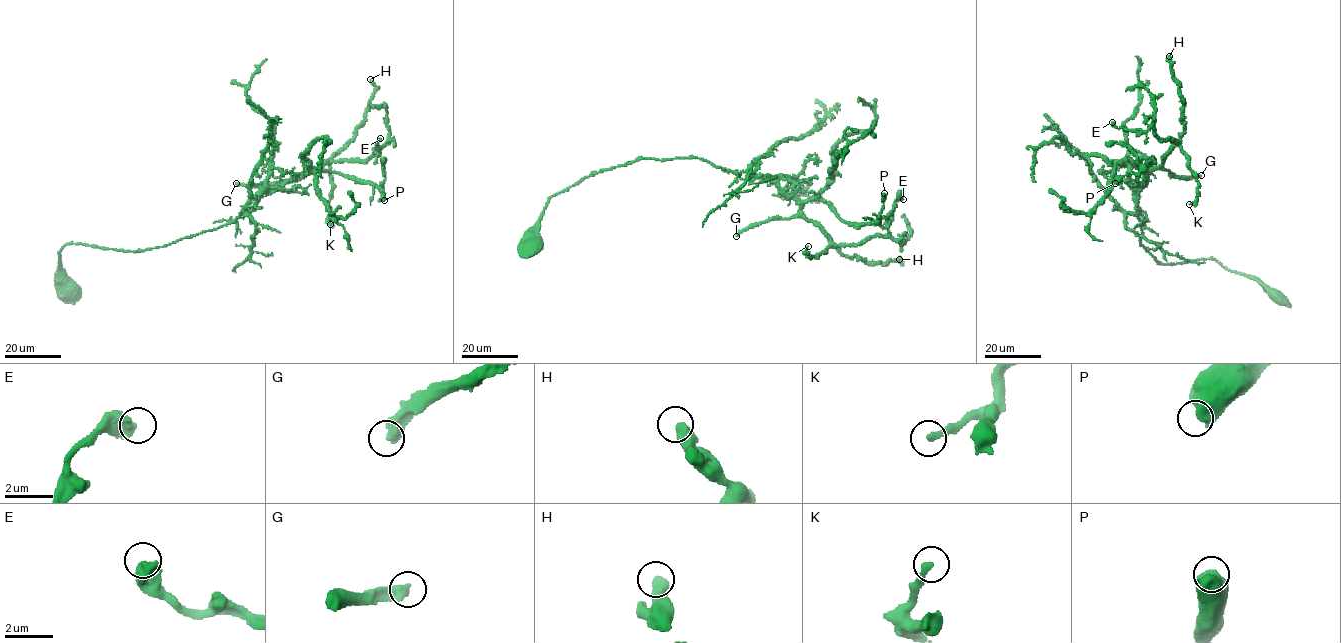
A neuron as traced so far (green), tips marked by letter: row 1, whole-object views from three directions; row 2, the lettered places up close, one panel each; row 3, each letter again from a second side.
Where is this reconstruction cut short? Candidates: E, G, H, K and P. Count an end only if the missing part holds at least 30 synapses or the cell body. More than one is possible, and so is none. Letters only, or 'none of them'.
G

